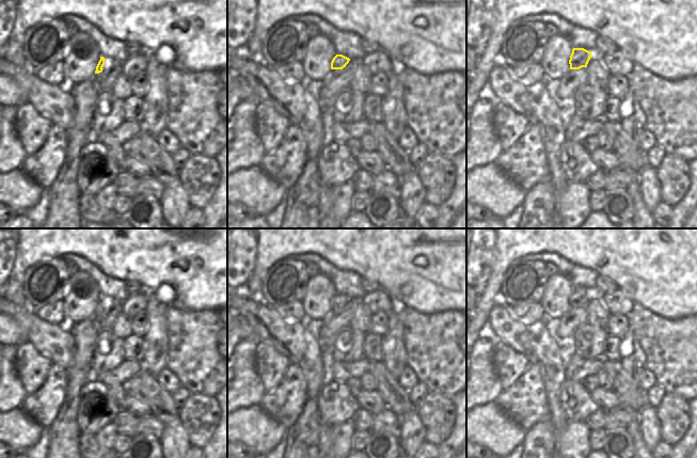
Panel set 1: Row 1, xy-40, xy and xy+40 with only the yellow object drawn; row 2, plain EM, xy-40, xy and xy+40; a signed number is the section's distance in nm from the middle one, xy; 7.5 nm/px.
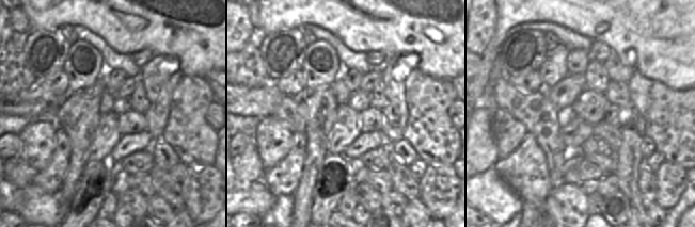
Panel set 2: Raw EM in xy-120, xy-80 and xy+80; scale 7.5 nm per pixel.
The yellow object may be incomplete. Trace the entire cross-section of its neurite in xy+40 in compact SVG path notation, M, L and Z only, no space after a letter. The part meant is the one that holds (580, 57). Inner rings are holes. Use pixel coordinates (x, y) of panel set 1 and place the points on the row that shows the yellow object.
M573 48L569 60L570 69L587 67L591 54L592 53L590 51L584 48Z

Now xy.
M336 54L331 62L331 69L343 69L349 63L350 59L343 56Z

